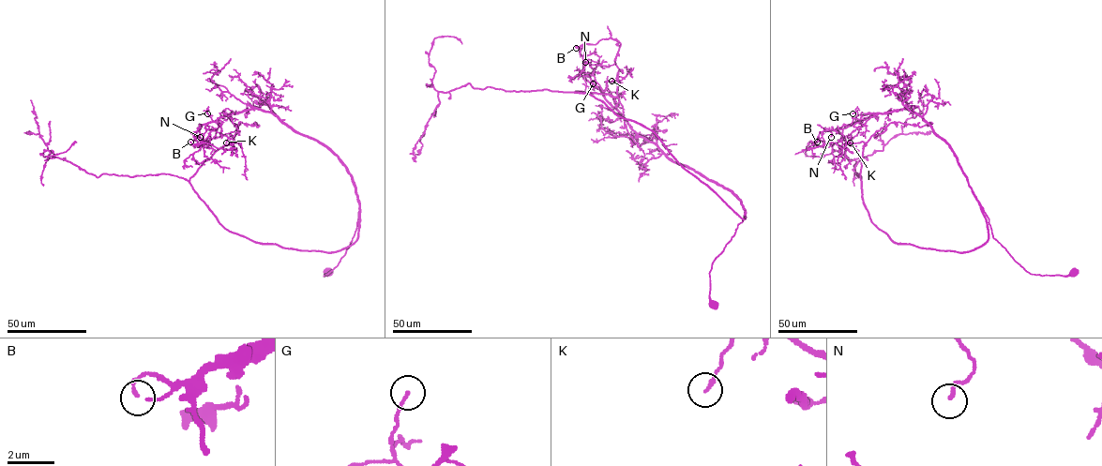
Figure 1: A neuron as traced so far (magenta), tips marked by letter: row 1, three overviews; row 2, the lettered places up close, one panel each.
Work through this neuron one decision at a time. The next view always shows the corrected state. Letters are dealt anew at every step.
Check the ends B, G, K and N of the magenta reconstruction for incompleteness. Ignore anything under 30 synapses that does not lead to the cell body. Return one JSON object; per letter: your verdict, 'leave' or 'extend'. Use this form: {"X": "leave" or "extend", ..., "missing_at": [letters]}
{"B": "leave", "G": "leave", "K": "leave", "N": "leave", "missing_at": []}

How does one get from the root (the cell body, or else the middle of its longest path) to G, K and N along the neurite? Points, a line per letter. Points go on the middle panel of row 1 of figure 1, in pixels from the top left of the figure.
G: (714, 304), (709, 272), (744, 219), (741, 202), (729, 189), (673, 162), (641, 137), (593, 83)
K: (714, 304), (712, 263), (744, 219), (744, 207), (729, 189), (641, 137), (603, 96), (611, 81)
N: (714, 304), (712, 263), (744, 219), (744, 207), (729, 189), (641, 137), (586, 80), (585, 62)

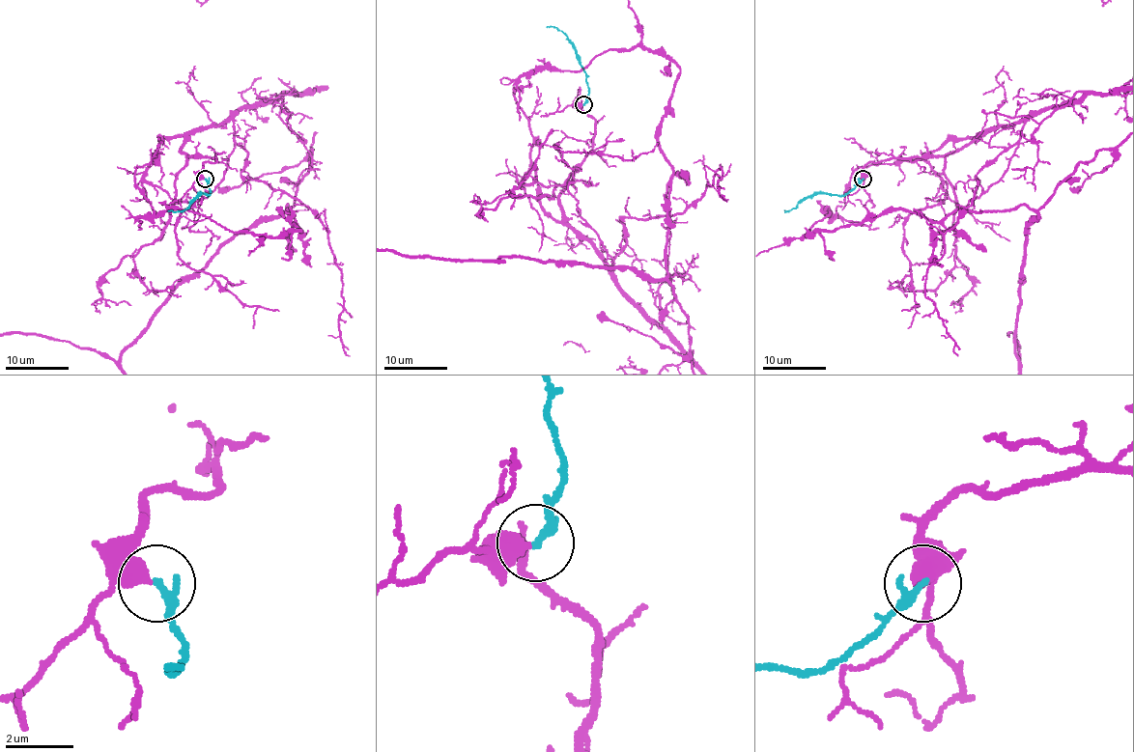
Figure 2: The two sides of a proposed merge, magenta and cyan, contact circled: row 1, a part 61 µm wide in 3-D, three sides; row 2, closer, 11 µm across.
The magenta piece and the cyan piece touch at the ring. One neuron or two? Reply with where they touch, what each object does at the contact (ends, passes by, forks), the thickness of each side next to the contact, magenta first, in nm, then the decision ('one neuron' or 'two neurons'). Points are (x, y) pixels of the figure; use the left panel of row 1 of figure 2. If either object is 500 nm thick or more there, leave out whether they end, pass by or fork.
at (205, 179); magenta ends there; cyan ends there; 480 nm thick on the magenta side, 280 nm on the other; two neurons

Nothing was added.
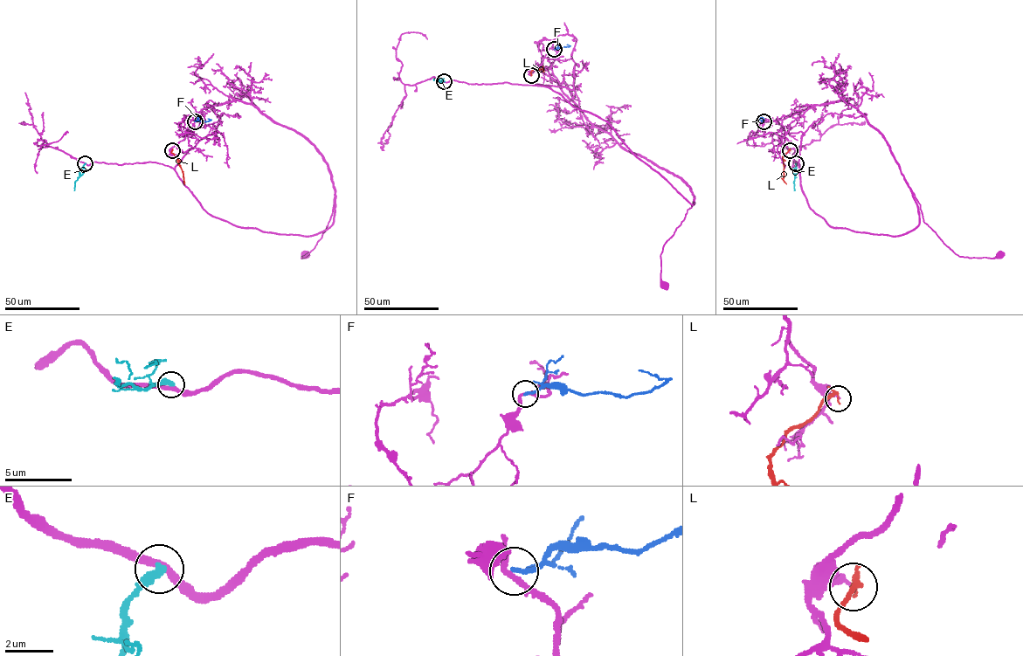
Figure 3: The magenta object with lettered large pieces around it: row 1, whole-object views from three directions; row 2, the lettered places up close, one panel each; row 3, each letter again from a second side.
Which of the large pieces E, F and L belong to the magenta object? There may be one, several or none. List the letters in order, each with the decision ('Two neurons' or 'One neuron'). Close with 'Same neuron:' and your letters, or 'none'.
E: Two neurons
F: Two neurons
L: Two neurons
Same neuron: none

